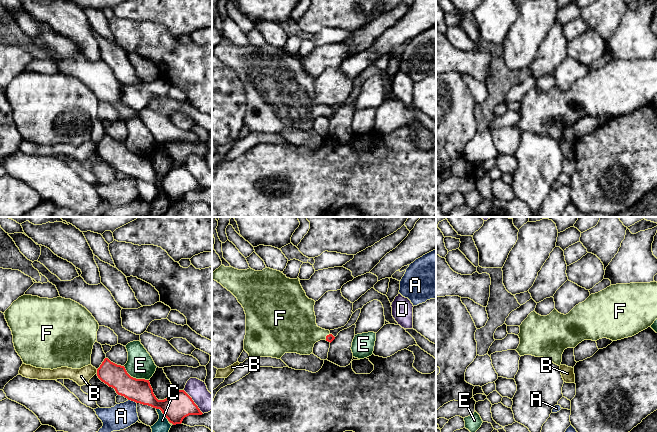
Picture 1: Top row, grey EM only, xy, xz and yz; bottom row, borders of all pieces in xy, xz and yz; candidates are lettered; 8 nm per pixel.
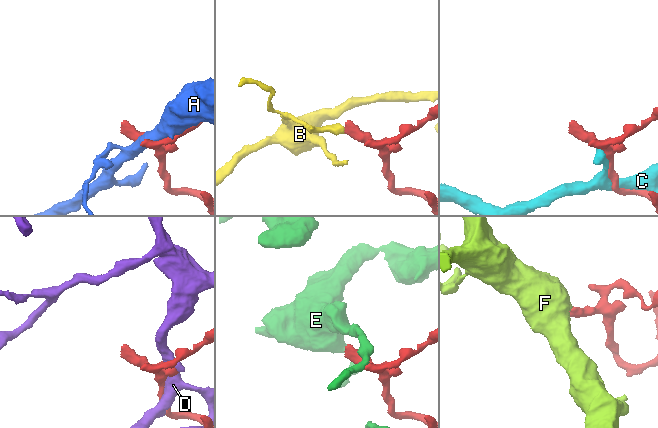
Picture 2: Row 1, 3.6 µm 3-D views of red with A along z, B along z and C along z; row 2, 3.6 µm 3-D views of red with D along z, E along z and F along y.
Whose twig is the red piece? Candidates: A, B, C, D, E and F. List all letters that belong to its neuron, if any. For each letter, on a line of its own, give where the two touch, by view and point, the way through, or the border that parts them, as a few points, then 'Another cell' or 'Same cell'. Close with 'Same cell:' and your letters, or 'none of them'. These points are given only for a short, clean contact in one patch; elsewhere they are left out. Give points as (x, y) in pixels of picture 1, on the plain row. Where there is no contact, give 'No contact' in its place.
A: Touches red at xy (132, 176). Another cell
B: Touches red at xy (97, 147). Boundary: xy (96, 145), (97, 148). Another cell
C: Touches red at xy (163, 189). Another cell
D: Touches red at xy (193, 178). Another cell
E: Touches red at xy (135, 154). Another cell
F: Touches red at xz (326, 112). Path across: xz (330, 113), (326, 112), (296, 107). Same cell
Same cell: F

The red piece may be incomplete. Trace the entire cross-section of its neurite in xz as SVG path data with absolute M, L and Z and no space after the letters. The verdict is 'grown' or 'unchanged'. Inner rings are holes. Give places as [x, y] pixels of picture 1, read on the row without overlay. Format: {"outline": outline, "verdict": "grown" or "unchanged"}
{"outline": "M221 41L212 49L212 55L230 67L244 84L244 126L249 133L280 135L285 129L310 131L316 118L326 116L331 119L335 115L329 106L317 102L315 77L306 72L299 54L287 54L282 48L267 43L255 47L251 44L238 46Z", "verdict": "grown"}

